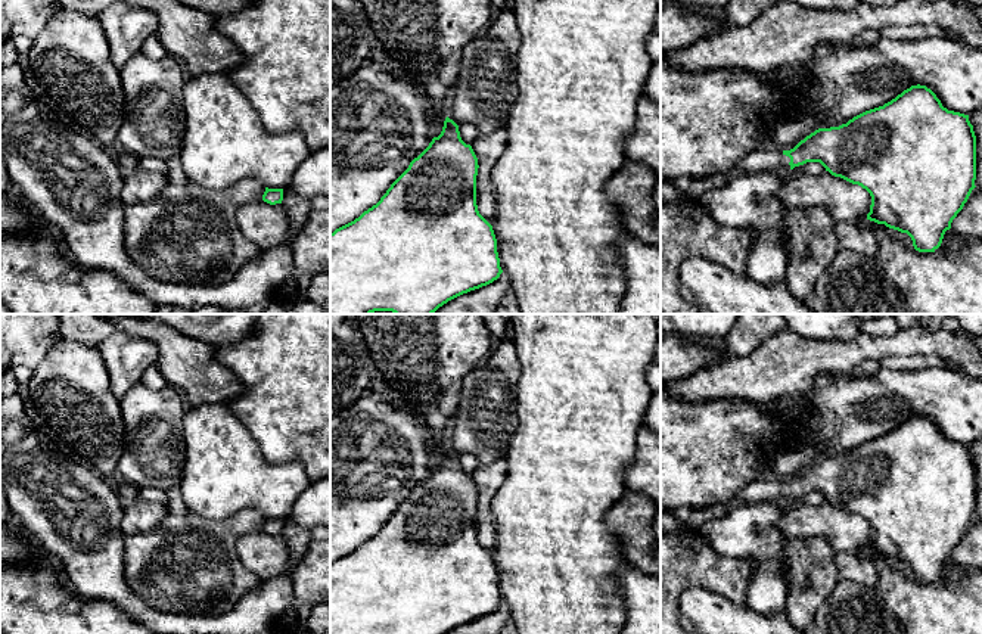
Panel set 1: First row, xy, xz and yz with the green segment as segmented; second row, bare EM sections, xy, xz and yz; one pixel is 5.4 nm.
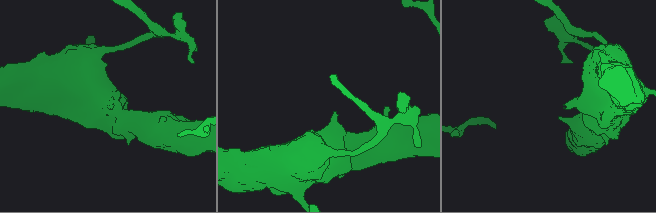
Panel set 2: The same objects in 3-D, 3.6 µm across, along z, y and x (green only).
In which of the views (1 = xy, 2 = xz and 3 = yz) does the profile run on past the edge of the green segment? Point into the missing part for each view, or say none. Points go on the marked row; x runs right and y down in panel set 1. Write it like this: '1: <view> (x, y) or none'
1: none
2: none
3: yz (767, 158)

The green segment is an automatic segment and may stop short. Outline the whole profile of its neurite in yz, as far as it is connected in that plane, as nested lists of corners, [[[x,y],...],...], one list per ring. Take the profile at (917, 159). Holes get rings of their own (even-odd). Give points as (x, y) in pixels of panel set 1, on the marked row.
[[[917,84],[883,106],[854,116],[846,124],[815,130],[790,150],[774,147],[752,150],[736,162],[730,177],[755,171],[789,173],[807,162],[820,162],[832,175],[866,189],[871,196],[867,220],[907,233],[919,252],[935,252],[976,187],[976,136],[969,115],[948,111],[930,88]]]

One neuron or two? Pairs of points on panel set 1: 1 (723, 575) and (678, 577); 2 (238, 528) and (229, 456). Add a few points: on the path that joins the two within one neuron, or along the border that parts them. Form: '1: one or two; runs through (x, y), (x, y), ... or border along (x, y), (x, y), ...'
1: one; runs through (712, 575), (689, 575)
2: two; border along (264, 516), (241, 509), (221, 519), (202, 518)

